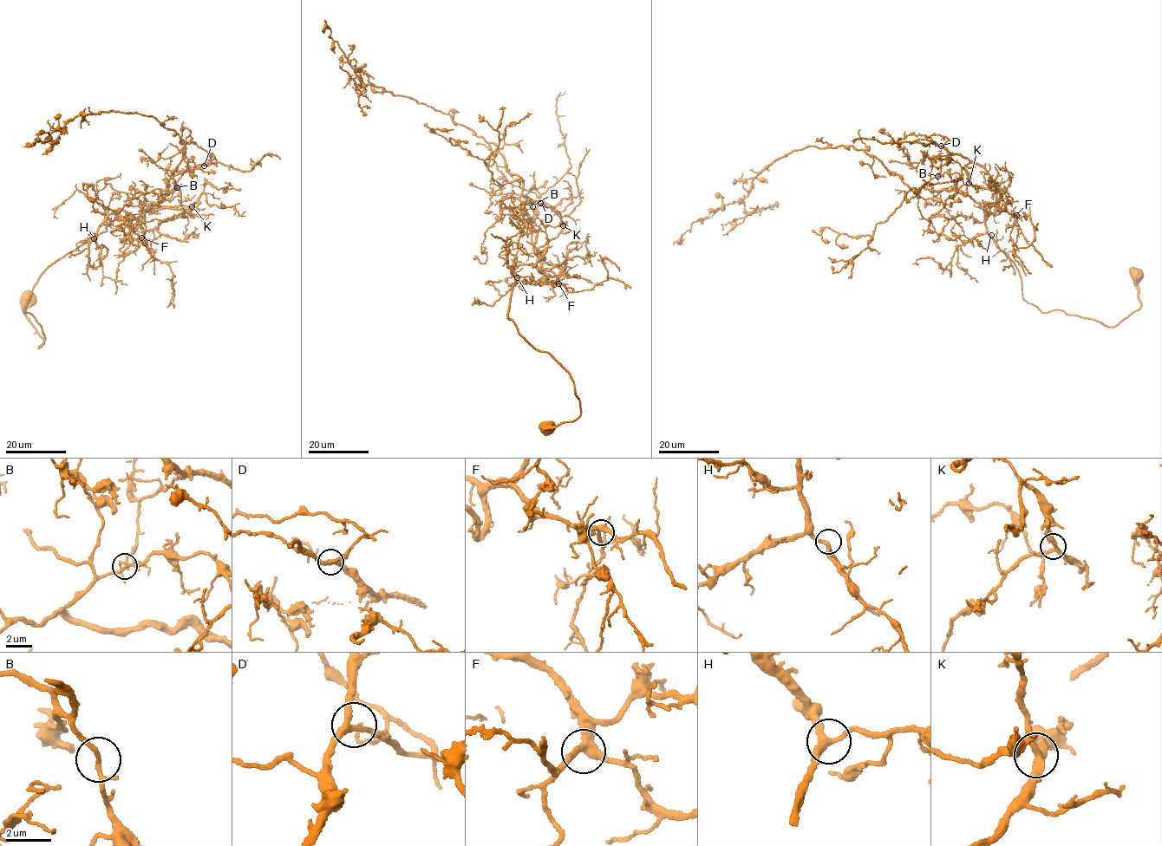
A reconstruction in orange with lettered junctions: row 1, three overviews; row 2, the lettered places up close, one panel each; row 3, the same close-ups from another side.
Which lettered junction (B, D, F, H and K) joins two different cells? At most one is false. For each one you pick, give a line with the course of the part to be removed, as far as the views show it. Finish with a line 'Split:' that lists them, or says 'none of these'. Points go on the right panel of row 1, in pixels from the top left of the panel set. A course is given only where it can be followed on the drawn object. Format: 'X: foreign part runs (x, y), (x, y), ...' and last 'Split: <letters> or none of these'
Split: none of these

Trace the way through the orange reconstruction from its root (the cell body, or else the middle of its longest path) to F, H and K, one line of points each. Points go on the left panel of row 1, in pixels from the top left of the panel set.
F: (29, 298), (39, 348), (44, 335), (24, 310), (41, 274), (119, 209), (138, 218), (141, 237)
H: (29, 298), (26, 317), (45, 340), (39, 348), (44, 335), (24, 310), (33, 286), (44, 270), (94, 238)
K: (29, 298), (39, 348), (44, 335), (24, 310), (41, 274), (119, 209), (138, 218), (153, 202), (192, 206)

